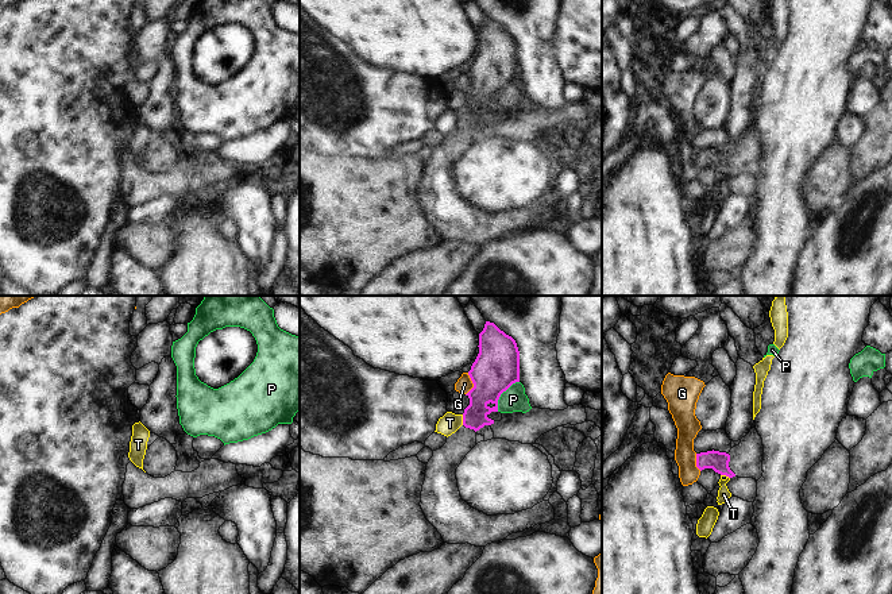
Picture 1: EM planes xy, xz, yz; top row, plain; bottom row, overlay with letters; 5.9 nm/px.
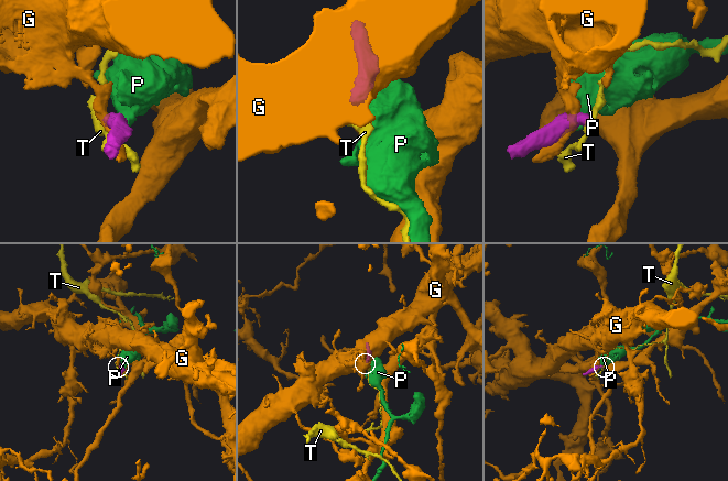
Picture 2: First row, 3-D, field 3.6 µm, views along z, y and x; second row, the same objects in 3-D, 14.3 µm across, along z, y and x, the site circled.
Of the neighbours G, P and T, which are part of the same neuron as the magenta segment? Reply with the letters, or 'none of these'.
none of these

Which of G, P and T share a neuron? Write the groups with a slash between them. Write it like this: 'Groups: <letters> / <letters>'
Groups: G / P / T.

